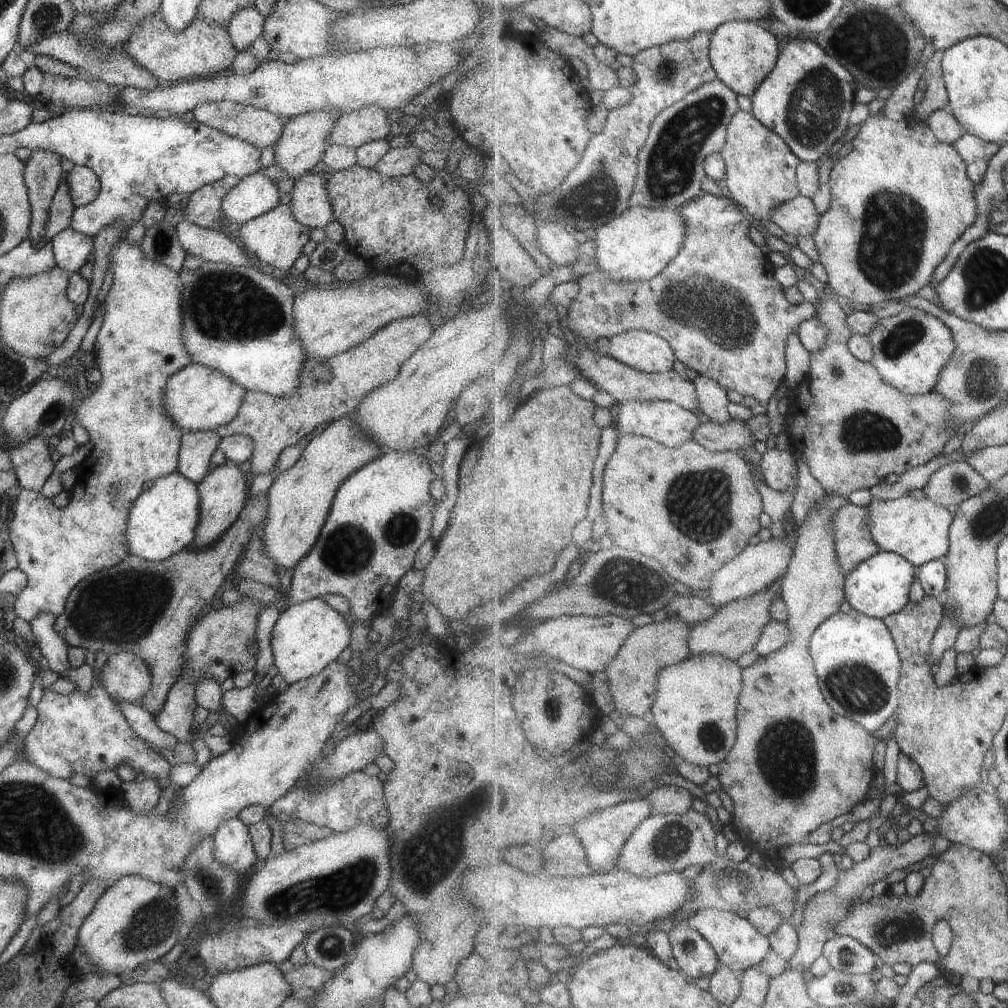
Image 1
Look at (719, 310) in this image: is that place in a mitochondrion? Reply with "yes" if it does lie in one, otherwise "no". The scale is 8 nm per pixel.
yes

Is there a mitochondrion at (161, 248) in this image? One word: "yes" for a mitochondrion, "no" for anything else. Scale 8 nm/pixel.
yes

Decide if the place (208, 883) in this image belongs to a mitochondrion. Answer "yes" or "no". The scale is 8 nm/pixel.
yes

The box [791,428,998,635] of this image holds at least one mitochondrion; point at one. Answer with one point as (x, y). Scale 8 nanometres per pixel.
(959, 481)

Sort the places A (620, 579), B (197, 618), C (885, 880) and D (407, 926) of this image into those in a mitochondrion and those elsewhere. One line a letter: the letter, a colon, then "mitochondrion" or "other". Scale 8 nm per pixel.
A: mitochondrion
B: other
C: other
D: other

